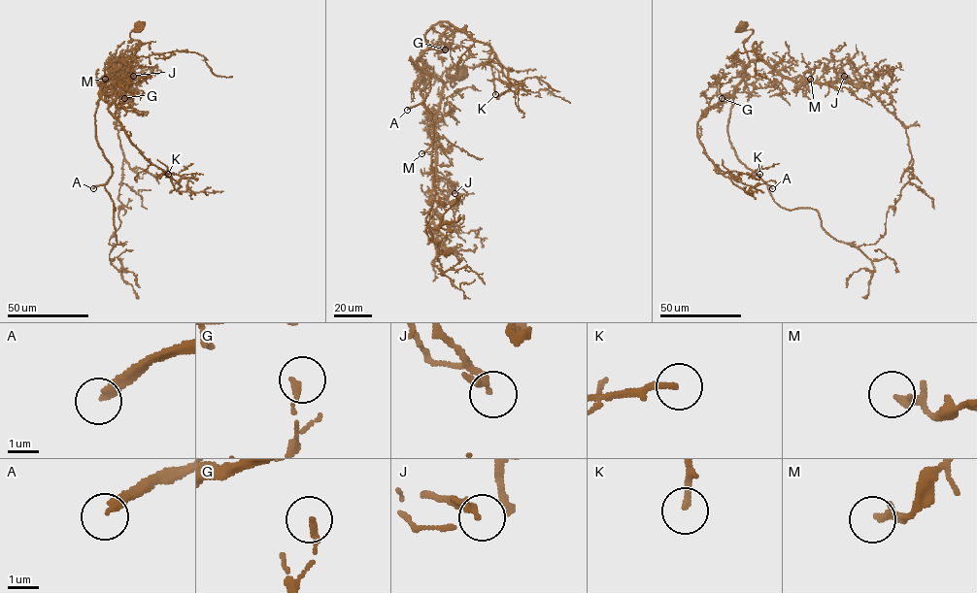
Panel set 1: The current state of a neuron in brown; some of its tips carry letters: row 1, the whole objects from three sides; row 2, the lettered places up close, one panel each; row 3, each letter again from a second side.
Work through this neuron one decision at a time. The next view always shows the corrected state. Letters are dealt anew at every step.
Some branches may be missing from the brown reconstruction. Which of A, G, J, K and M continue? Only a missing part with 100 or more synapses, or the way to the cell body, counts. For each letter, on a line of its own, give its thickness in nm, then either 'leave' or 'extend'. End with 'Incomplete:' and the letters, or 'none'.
A: 260 nm | extend
G: 190 nm | leave
J: 240 nm | leave
K: 190 nm | leave
M: 190 nm | leave
Incomplete: A

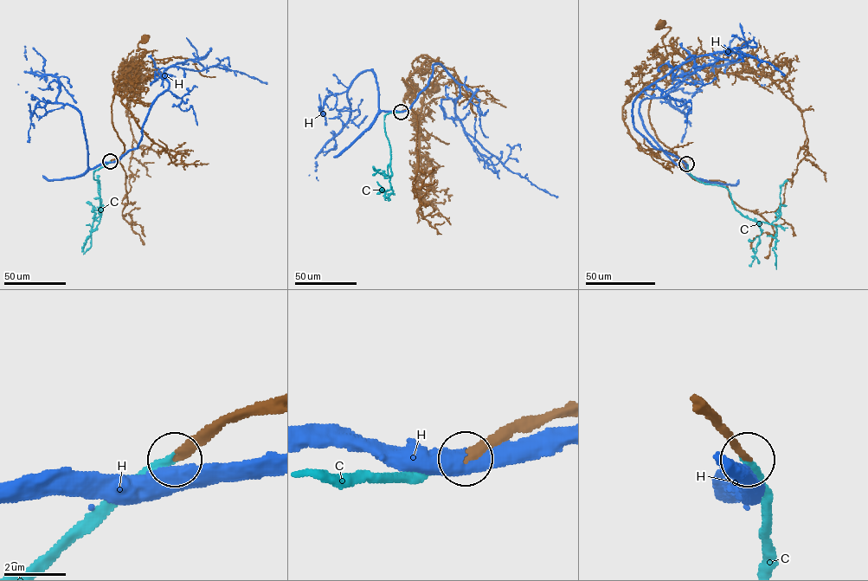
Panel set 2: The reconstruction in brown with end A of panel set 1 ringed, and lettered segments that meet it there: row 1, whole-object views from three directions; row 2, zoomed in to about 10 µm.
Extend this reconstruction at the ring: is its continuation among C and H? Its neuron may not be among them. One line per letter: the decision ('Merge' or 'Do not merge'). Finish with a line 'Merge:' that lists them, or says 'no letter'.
C: Merge
H: Do not merge
Merge: C

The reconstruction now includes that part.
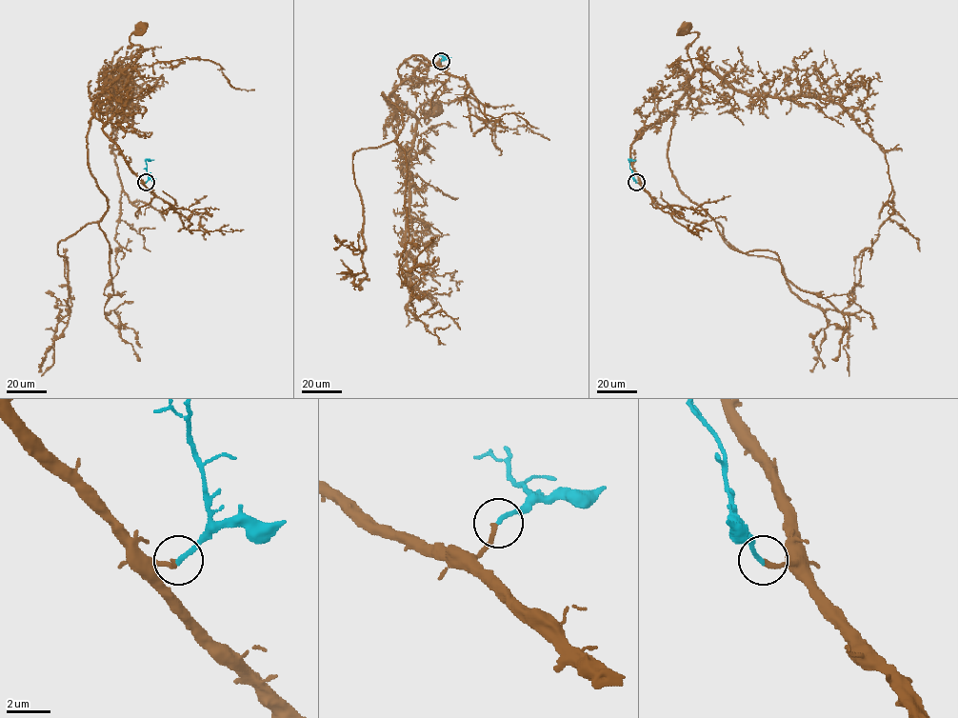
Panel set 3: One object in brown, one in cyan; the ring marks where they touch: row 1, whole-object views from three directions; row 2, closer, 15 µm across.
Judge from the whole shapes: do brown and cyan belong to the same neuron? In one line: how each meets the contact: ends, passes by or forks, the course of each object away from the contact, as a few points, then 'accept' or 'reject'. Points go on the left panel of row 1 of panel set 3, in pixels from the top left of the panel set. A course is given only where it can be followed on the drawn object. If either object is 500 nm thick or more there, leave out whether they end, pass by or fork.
brown ends | cyan ends | brown via (146, 182), (104, 132), (94, 107), (139, 55), (139, 45), (128, 47), (141, 27) | cyan via (146, 182), (149, 178), (146, 160), (154, 159) | accept

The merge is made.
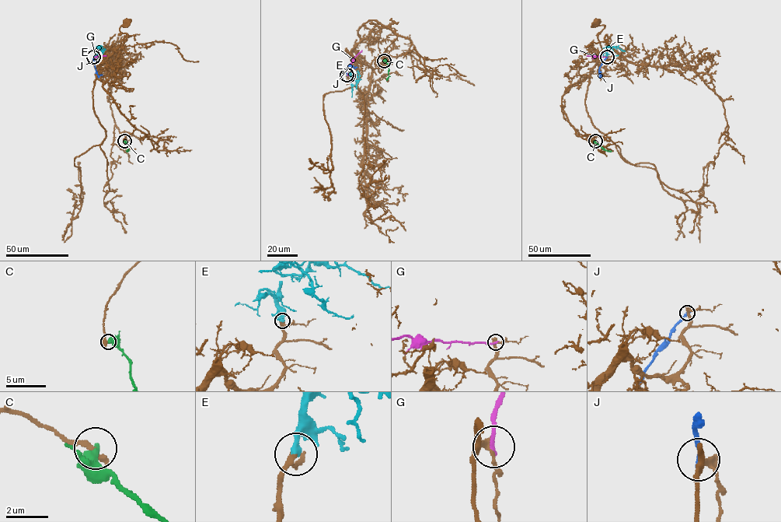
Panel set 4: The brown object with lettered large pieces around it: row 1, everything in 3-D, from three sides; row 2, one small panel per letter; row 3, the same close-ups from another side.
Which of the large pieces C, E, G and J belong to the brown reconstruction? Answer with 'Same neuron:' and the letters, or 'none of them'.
Same neuron: E

